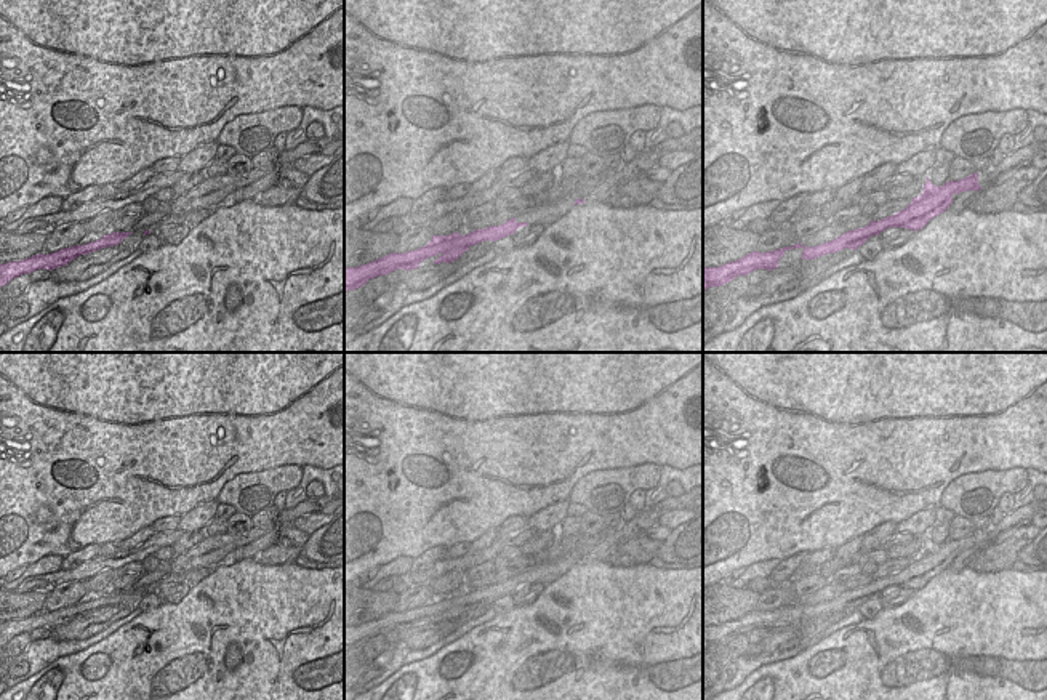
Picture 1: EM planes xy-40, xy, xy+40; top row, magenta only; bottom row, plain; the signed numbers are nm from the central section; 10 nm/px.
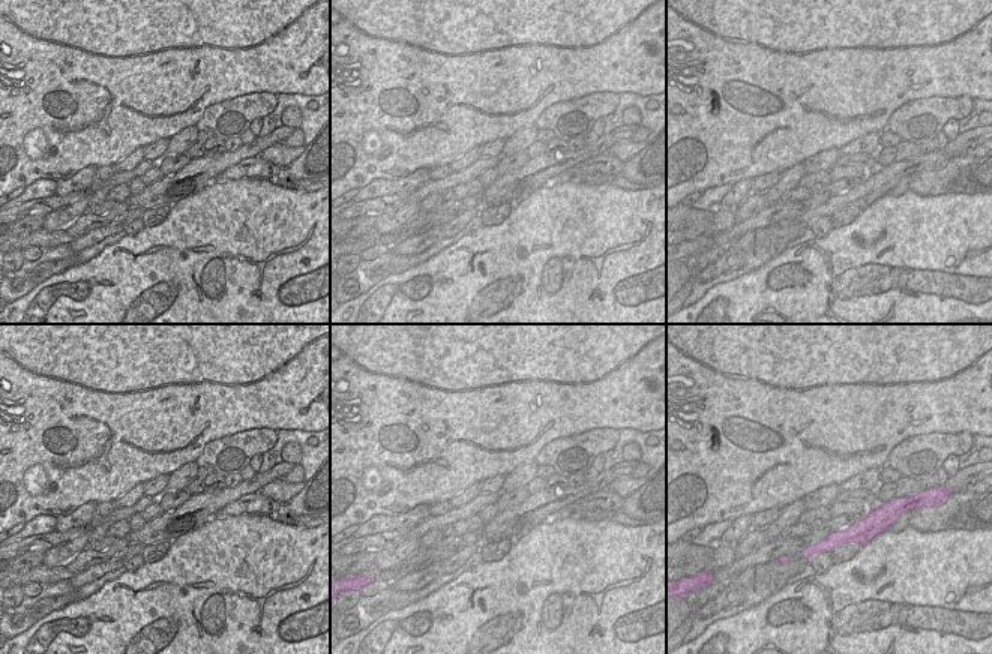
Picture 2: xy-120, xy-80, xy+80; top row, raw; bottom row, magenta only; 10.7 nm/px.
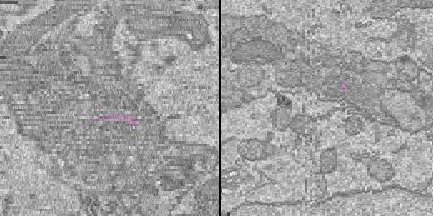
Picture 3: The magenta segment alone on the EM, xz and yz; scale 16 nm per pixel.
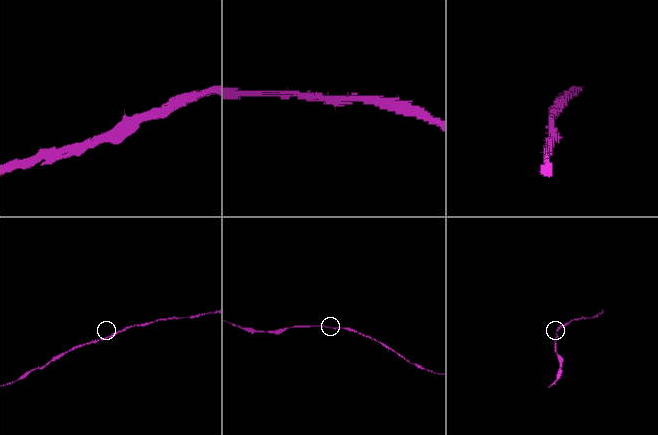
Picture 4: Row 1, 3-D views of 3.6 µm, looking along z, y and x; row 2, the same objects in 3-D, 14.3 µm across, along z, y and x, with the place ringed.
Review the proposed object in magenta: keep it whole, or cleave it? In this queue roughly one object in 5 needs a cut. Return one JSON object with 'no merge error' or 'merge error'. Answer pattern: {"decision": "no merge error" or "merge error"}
{"decision": "no merge error"}

